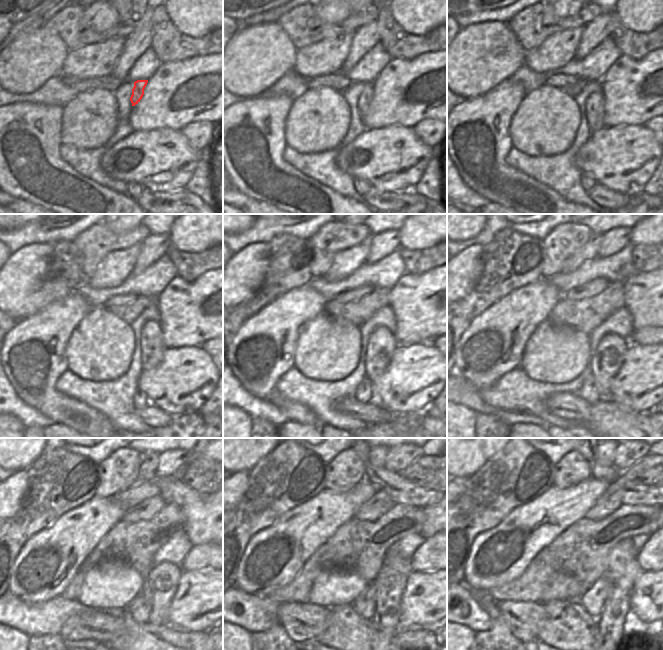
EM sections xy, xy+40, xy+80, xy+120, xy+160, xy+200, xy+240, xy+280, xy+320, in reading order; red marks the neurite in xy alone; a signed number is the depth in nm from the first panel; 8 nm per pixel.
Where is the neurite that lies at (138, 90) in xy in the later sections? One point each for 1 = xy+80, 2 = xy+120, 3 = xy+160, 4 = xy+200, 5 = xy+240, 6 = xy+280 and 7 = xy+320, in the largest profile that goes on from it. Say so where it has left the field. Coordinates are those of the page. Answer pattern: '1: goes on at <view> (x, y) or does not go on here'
1: goes on at xy+80 (595, 102)
2: goes on at xy+120 (151, 344)
3: goes on at xy+160 (381, 344)
4: goes on at xy+200 (607, 358)
5: goes on at xy+240 (153, 602)
6: goes on at xy+280 (380, 601)
7: goes on at xy+320 (608, 600)

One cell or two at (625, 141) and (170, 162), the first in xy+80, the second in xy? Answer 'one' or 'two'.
one

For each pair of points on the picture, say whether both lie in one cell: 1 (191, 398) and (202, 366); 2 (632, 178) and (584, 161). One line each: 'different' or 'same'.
1: same
2: same

